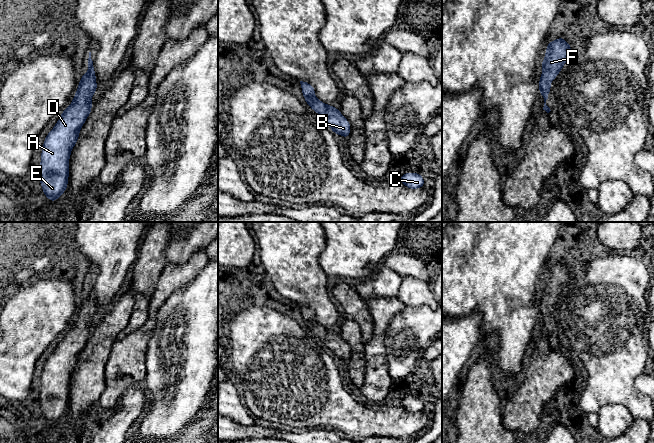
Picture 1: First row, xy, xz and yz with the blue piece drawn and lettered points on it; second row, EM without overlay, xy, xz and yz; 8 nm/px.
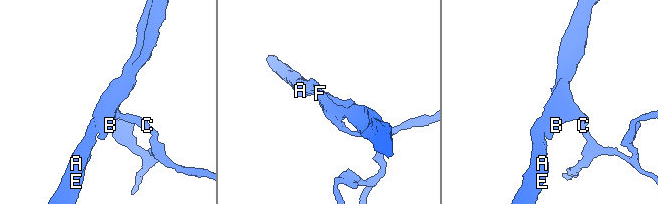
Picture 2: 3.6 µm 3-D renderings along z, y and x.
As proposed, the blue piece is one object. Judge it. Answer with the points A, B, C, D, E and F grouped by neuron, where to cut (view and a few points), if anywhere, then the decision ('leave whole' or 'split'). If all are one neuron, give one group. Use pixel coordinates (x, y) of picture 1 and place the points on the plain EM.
A B C D E F | no cut | leave whole

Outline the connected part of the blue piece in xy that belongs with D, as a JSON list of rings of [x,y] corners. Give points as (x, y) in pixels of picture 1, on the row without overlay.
[[[89,276],[88,295],[81,300],[71,328],[63,334],[43,367],[39,405],[43,418],[51,426],[55,426],[67,413],[71,375],[91,337],[92,321],[97,311],[94,288]]]

